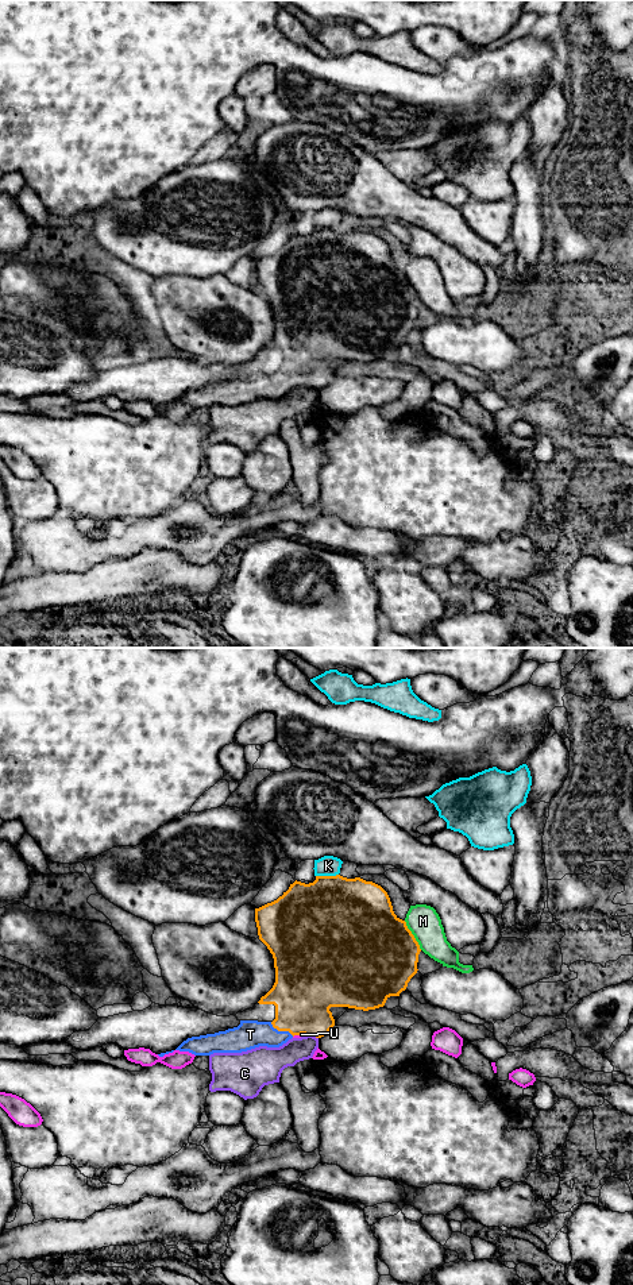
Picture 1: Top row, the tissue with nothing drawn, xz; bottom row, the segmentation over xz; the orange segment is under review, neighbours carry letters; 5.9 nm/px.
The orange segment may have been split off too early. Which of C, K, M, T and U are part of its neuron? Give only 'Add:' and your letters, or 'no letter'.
Add: T

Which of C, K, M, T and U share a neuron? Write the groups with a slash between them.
C / K / M / T / U

